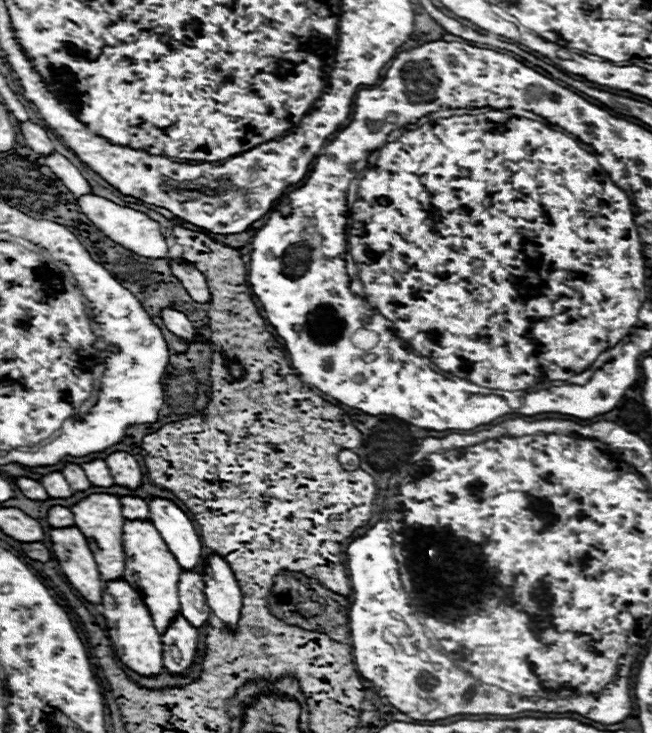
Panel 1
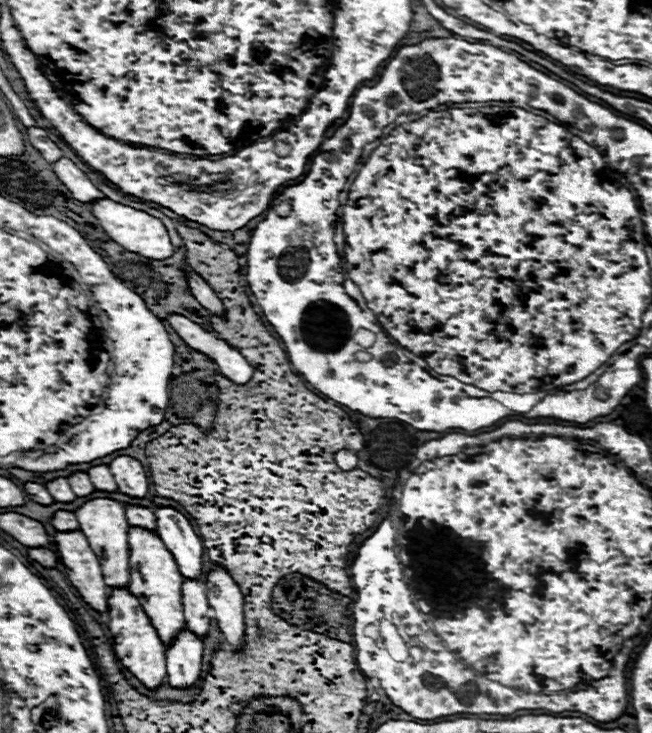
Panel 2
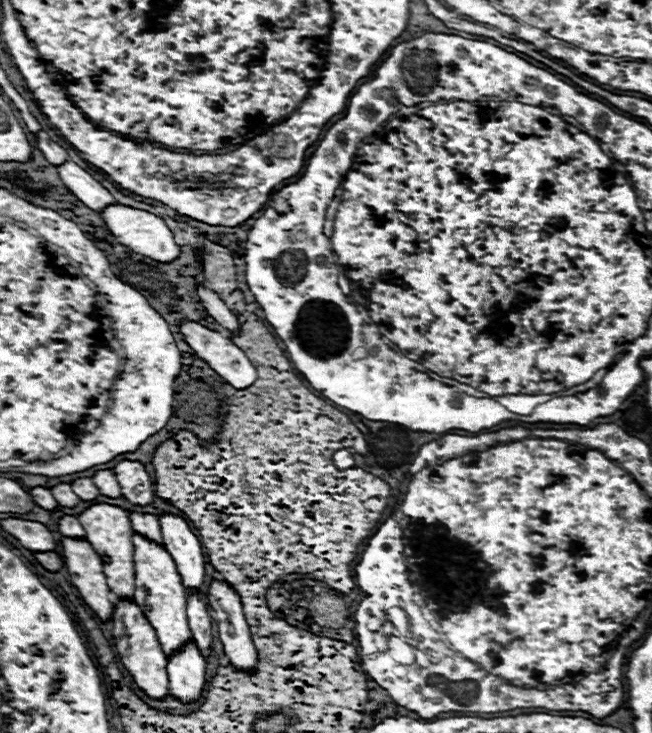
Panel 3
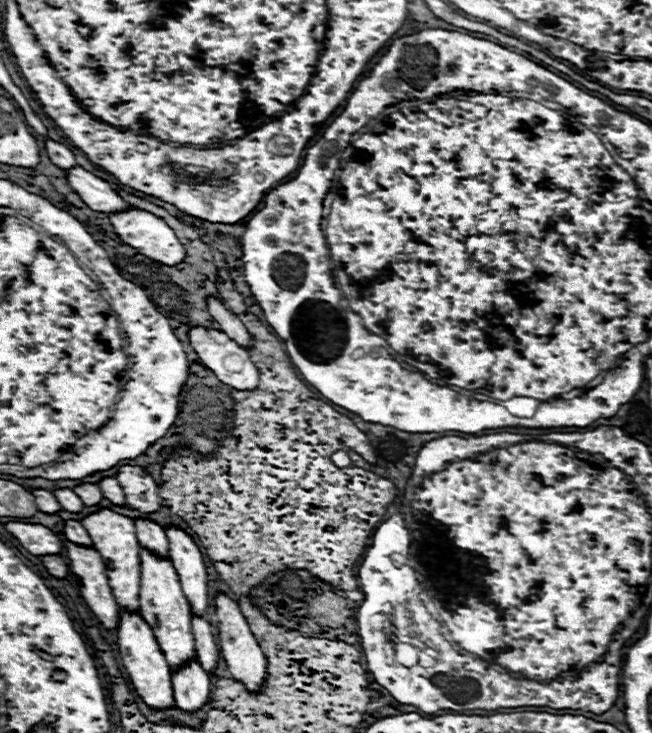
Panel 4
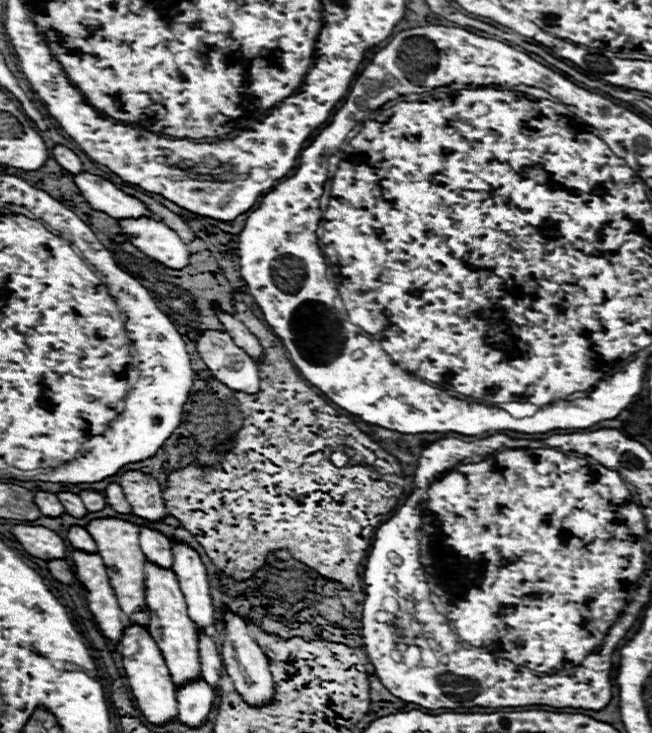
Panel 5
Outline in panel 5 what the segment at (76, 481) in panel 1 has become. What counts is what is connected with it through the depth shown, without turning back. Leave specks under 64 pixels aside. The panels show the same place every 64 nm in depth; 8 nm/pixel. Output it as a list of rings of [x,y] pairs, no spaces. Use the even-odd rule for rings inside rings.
[[[82,490],[80,492],[80,498],[84,502],[84,506],[90,510],[90,512],[96,512],[96,510],[102,510],[106,506],[106,498],[96,492],[96,490]]]

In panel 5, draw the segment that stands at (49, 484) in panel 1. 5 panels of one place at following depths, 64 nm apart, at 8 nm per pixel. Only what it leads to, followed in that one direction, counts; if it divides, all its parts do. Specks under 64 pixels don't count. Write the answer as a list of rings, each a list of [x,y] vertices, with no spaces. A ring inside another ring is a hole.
[[[58,492],[56,494],[60,504],[64,506],[64,510],[70,514],[70,516],[76,516],[76,518],[82,518],[86,516],[86,508],[84,508],[84,502],[78,498],[78,494],[72,494],[72,492]]]

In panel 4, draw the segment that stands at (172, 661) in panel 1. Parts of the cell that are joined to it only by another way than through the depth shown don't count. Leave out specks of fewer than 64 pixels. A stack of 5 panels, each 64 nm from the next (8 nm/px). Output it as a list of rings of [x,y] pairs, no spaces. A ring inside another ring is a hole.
[[[192,658],[186,666],[172,670],[172,682],[174,682],[174,702],[178,708],[200,710],[206,704],[212,682],[208,674],[202,670],[198,658]]]

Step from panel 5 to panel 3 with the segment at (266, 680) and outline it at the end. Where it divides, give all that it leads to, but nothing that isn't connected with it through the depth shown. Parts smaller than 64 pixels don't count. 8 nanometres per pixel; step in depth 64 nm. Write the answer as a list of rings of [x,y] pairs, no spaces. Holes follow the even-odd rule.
[[[212,580],[208,586],[208,604],[218,620],[224,654],[238,670],[252,670],[258,662],[256,648],[242,612],[242,600],[226,580]]]

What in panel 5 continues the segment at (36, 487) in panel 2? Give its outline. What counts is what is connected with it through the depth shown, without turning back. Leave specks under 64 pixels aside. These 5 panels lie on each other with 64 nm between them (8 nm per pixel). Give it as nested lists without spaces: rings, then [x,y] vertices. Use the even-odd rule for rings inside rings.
[[[36,492],[36,506],[40,508],[40,512],[44,516],[50,516],[50,518],[56,518],[60,514],[64,514],[66,510],[62,508],[60,500],[56,498],[56,494],[50,494],[50,492]]]

